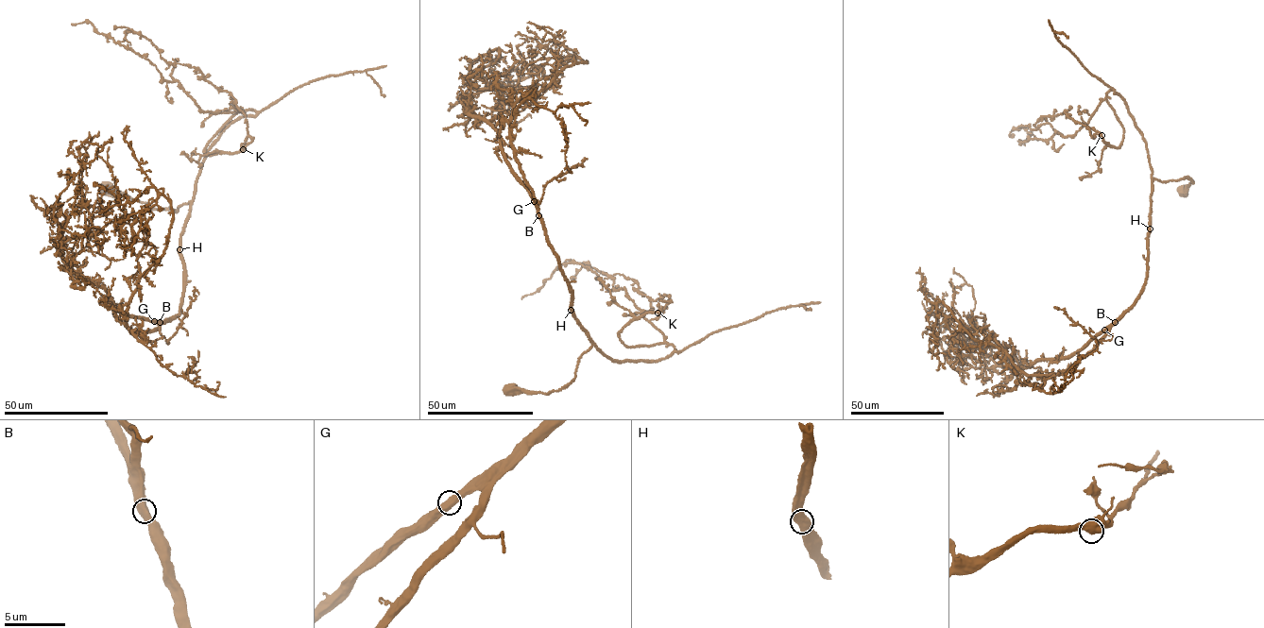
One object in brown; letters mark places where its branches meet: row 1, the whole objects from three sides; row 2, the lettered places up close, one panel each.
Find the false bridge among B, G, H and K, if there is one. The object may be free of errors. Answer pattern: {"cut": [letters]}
{"cut": []}

